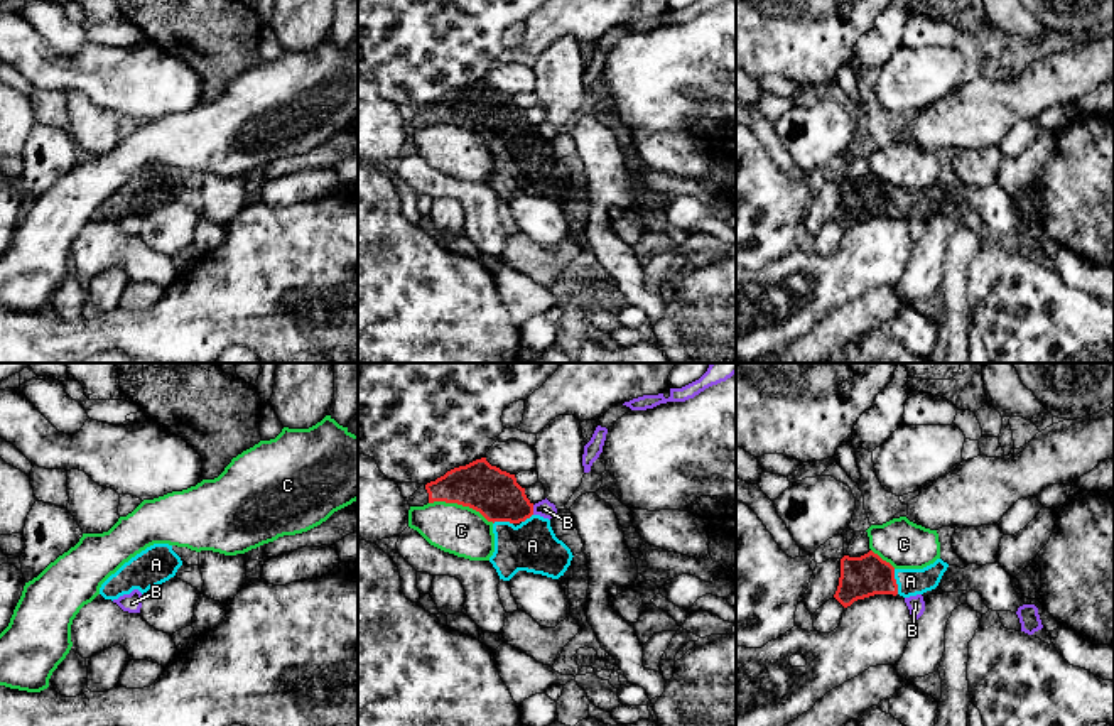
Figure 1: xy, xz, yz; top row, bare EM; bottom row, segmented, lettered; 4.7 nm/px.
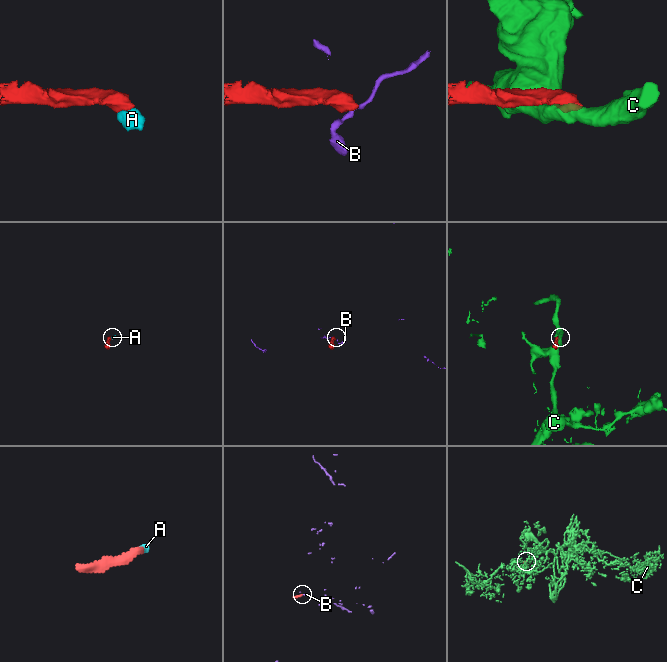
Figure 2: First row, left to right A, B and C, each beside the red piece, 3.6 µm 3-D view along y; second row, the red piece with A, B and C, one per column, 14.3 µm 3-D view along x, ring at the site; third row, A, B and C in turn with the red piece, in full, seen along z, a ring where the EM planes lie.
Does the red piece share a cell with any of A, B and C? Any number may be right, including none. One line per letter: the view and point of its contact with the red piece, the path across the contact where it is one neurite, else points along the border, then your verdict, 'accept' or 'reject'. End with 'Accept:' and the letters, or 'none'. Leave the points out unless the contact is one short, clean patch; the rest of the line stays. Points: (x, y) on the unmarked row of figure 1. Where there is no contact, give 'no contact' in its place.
A: contact yz (895, 203); way yz (865, 198), (895, 203), (910, 203); accept
B: contact xz (532, 132); border xz (532, 127), (534, 135); reject
C: contact xz (461, 125); reject
Accept: A

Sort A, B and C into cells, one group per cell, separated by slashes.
A / B / C

